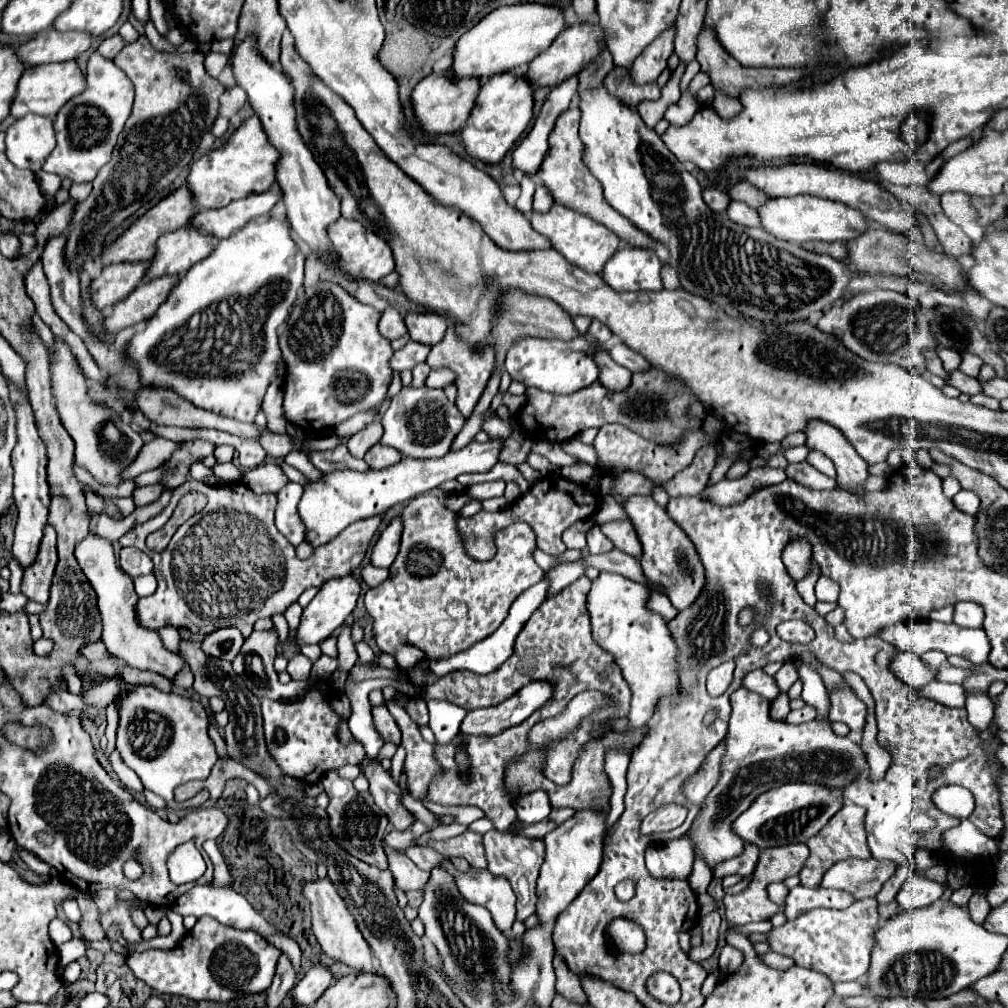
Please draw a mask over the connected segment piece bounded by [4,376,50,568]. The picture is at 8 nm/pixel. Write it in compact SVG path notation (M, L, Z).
M6 378L6 386L10 390L10 400L16 410L16 434L18 442L12 452L12 468L14 468L14 504L18 508L18 524L16 524L16 538L14 538L14 548L12 554L14 558L22 564L22 568L30 566L36 558L38 544L42 538L42 530L48 522L48 506L50 506L50 490L46 482L46 448L42 440L38 438L36 426L34 426L34 414L32 406L28 402L28 390L16 386L10 378Z

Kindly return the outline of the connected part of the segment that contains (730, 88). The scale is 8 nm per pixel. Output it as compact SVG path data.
M702 26L700 34L698 34L698 56L696 60L702 66L702 72L706 72L712 80L714 88L720 88L724 94L728 96L740 96L740 90L746 86L758 88L758 86L770 86L770 84L792 84L800 78L804 78L806 74L810 74L810 68L746 68L740 66L738 60L734 60L724 48L722 44L718 44L718 38L714 38L714 30Z

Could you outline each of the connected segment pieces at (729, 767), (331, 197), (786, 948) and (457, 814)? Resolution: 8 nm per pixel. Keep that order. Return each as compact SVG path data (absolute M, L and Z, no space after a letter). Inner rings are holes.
M738 688L732 694L732 718L726 736L728 752L722 760L722 776L716 788L708 794L700 816L694 820L692 840L708 866L724 858L742 854L744 842L730 830L730 824L740 816L762 792L788 782L812 782L826 788L844 790L868 770L866 754L860 744L848 736L834 734L830 720L812 720L808 724L788 724L770 718L771 701Z
M254 34L246 36L242 42L234 44L230 50L230 66L236 78L236 84L246 90L248 102L254 114L260 118L264 132L270 144L278 150L280 158L276 160L276 184L282 192L282 202L288 210L291 236L301 252L305 254L328 254L326 228L340 216L340 200L328 188L326 176L318 162L314 160L310 148L302 140L296 124L294 108L294 86L284 70L276 70L262 54L256 50L258 40Z
M866 898L846 910L810 910L780 928L772 928L768 934L770 946L774 952L790 956L796 964L826 974L834 984L858 980L870 968L874 932L880 928L876 906L874 898Z
M428 798L421 802L436 816L451 815L454 818L454 823L466 826L485 817L484 812L475 806L442 806L430 801Z

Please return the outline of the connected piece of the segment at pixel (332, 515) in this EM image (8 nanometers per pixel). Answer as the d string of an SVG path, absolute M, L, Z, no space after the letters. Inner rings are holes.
M490 438L488 442L480 444L472 440L458 452L448 452L442 460L416 460L416 458L402 458L394 468L384 470L370 470L370 472L354 472L354 470L338 470L326 474L322 480L312 482L304 488L302 500L298 504L298 514L306 526L306 542L322 546L334 536L338 536L346 526L356 520L364 520L370 516L384 514L390 506L408 502L418 494L434 490L438 484L446 480L454 480L466 472L488 472L500 456L504 446L504 438Z

